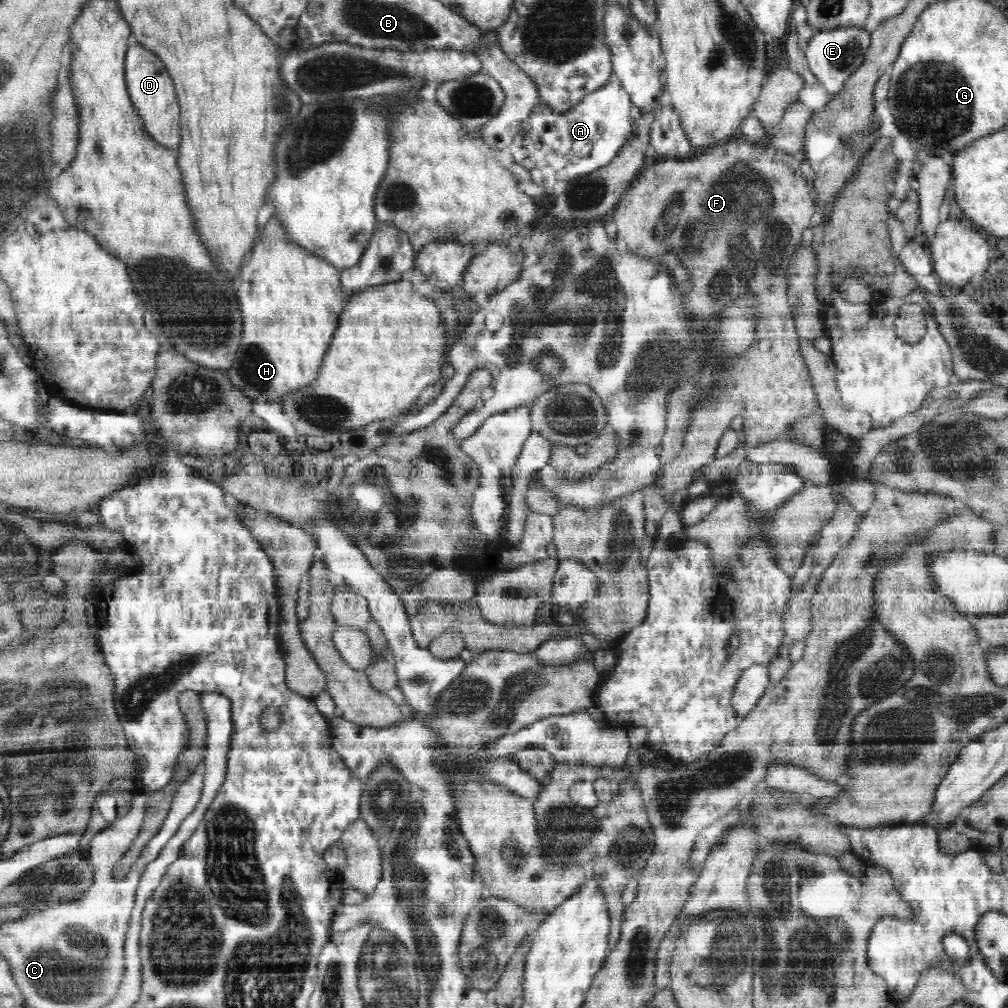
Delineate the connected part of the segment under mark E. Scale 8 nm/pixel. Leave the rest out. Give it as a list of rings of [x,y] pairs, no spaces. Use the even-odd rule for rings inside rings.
[[[841,25],[838,29],[822,29],[815,32],[807,44],[805,55],[810,72],[824,84],[826,92],[838,94],[844,88],[844,82],[865,62],[865,54],[871,43],[871,34],[859,25]]]

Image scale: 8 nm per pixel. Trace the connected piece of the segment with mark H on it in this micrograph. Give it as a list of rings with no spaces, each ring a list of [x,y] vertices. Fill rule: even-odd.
[[[272,216],[268,220],[259,241],[254,244],[239,270],[236,296],[243,322],[242,348],[238,349],[233,366],[228,370],[232,385],[236,384],[244,396],[252,396],[252,402],[256,402],[256,398],[266,398],[268,402],[280,403],[280,396],[298,393],[317,380],[324,352],[328,352],[328,344],[332,342],[338,318],[346,304],[341,274],[342,271],[327,260],[294,244],[278,217]]]

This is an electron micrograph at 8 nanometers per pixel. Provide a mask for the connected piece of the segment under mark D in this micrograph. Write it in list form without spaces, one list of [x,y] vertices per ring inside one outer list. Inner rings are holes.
[[[142,44],[128,48],[125,54],[125,79],[127,91],[135,105],[139,118],[143,120],[143,128],[158,144],[172,150],[179,150],[181,118],[177,101],[175,84],[168,74],[165,64]]]

